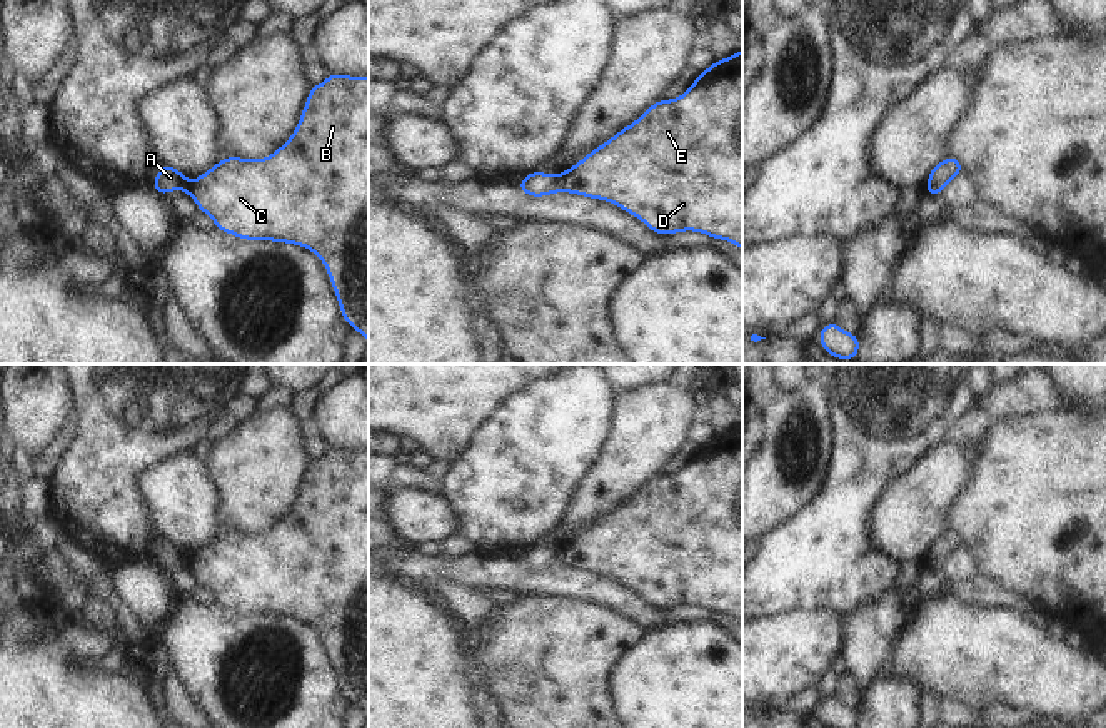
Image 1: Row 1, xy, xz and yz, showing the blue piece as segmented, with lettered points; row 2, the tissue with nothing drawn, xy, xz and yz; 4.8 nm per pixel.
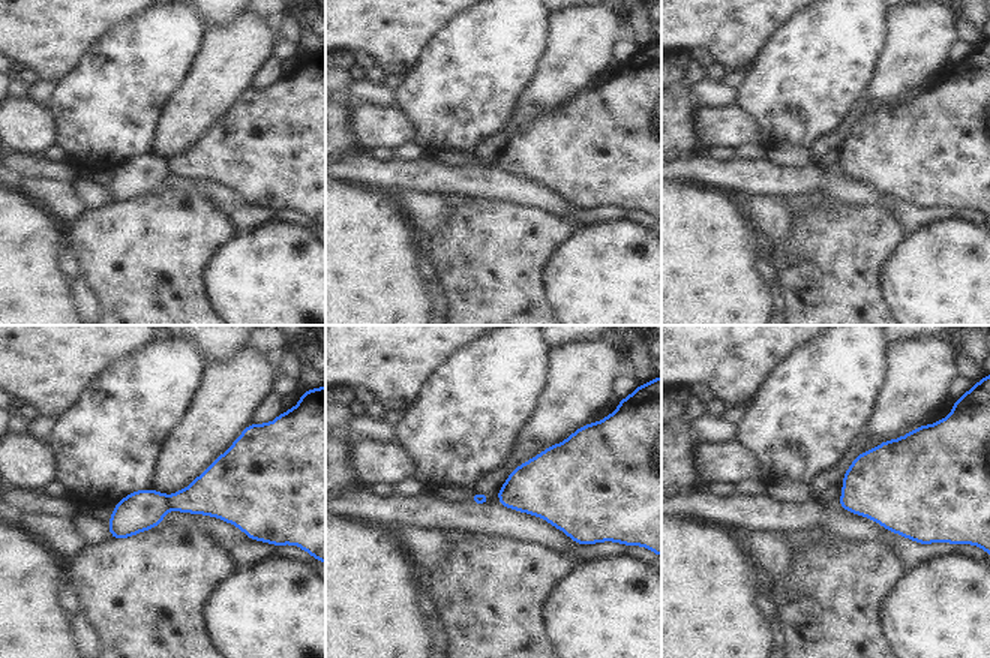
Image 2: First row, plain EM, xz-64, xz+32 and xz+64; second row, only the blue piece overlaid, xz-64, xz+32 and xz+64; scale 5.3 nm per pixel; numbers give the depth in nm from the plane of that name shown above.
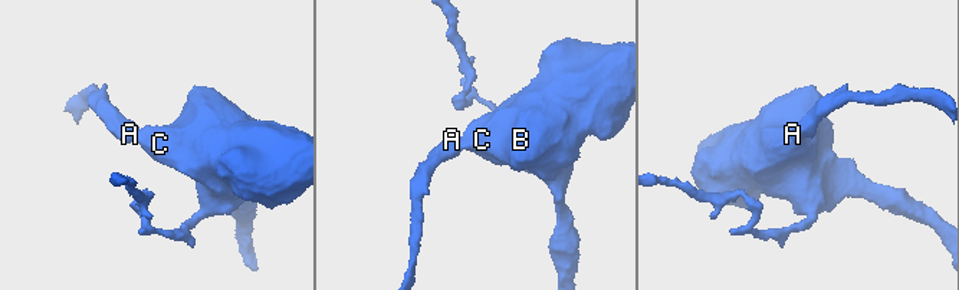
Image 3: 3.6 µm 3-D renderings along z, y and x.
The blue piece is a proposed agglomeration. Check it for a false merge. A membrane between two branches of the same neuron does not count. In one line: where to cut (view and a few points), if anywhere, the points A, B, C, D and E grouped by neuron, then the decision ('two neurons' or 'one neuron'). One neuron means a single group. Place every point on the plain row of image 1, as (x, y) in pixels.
cut in xz along (559, 550), (559, 558), (564, 563); A / B C D E; two neurons

